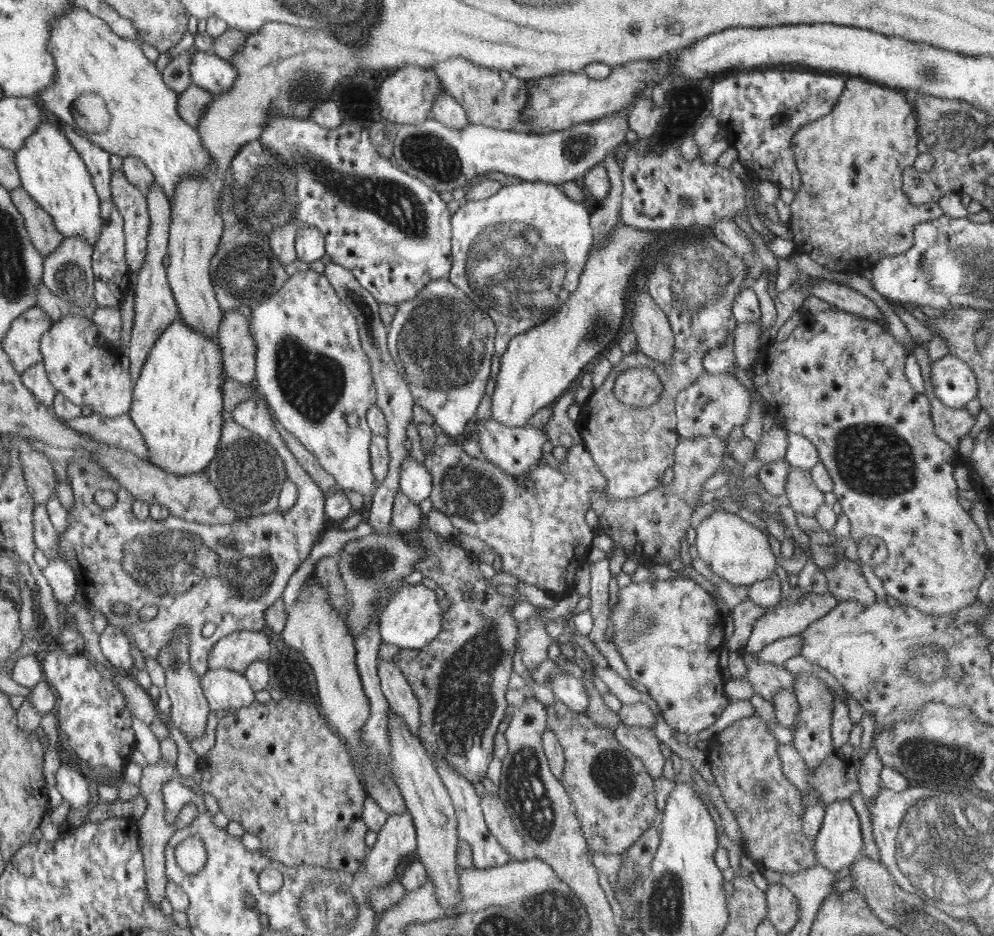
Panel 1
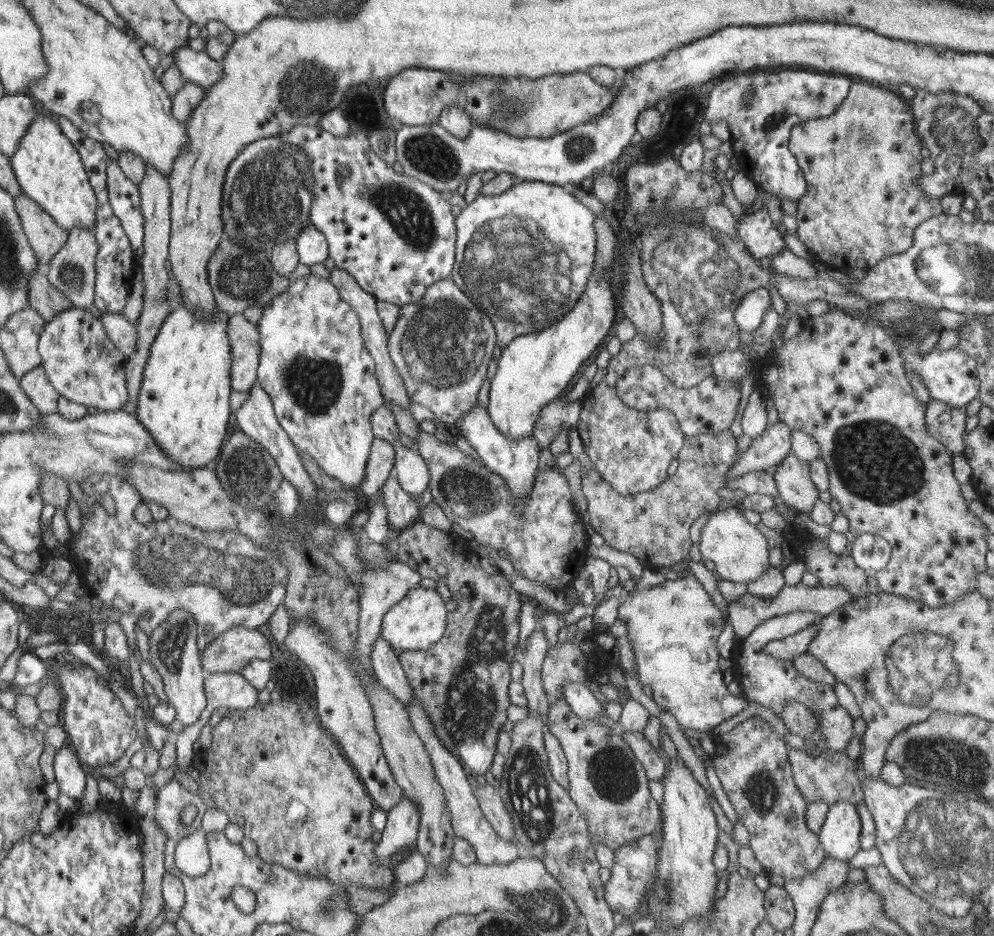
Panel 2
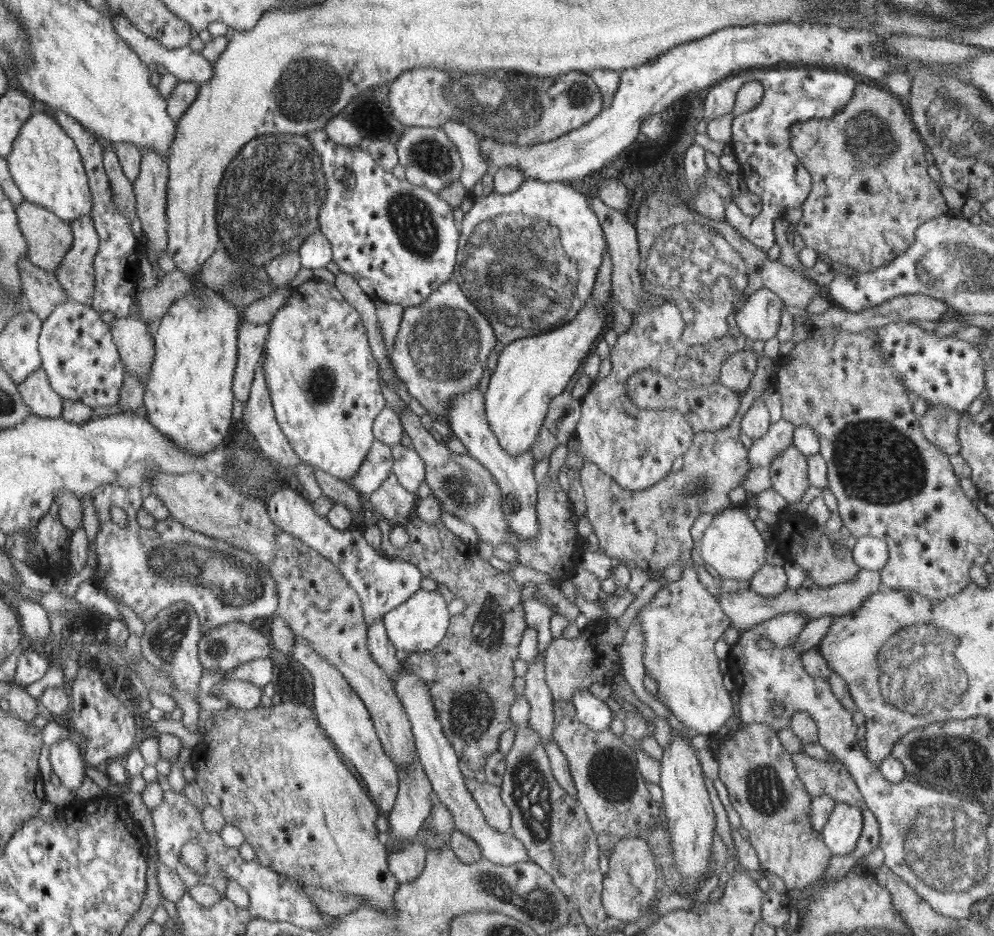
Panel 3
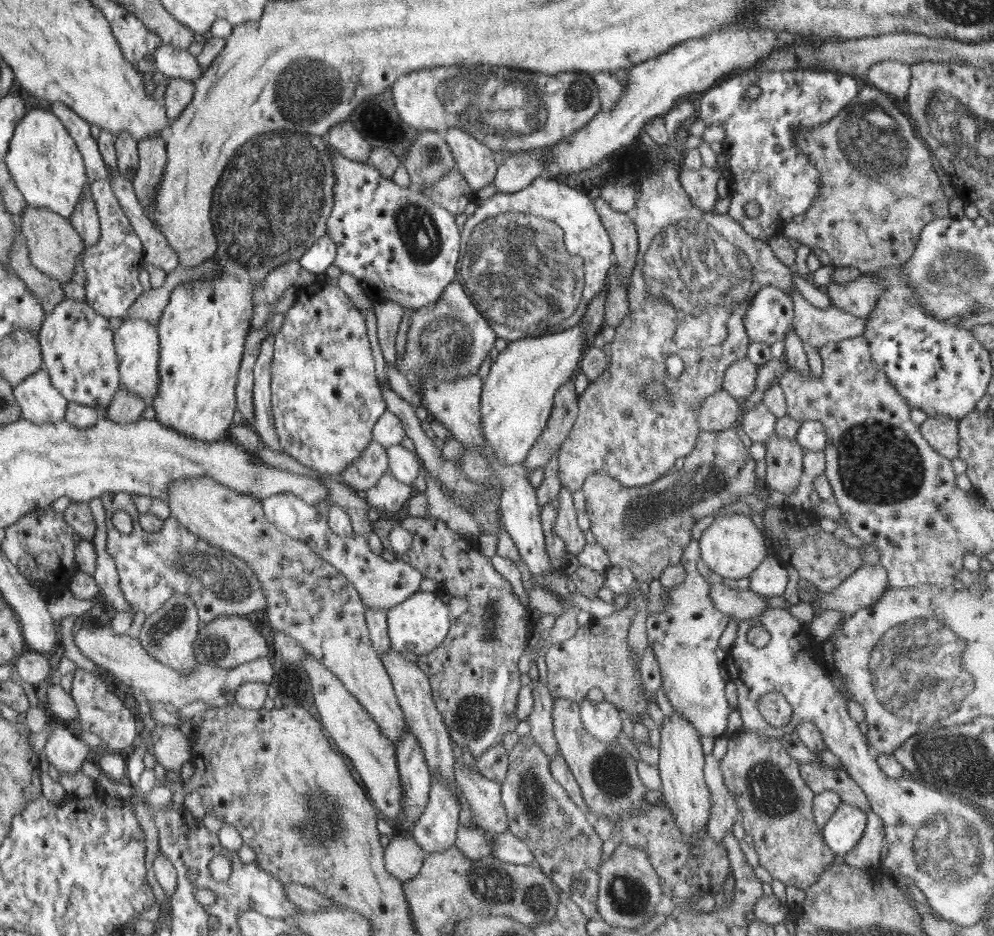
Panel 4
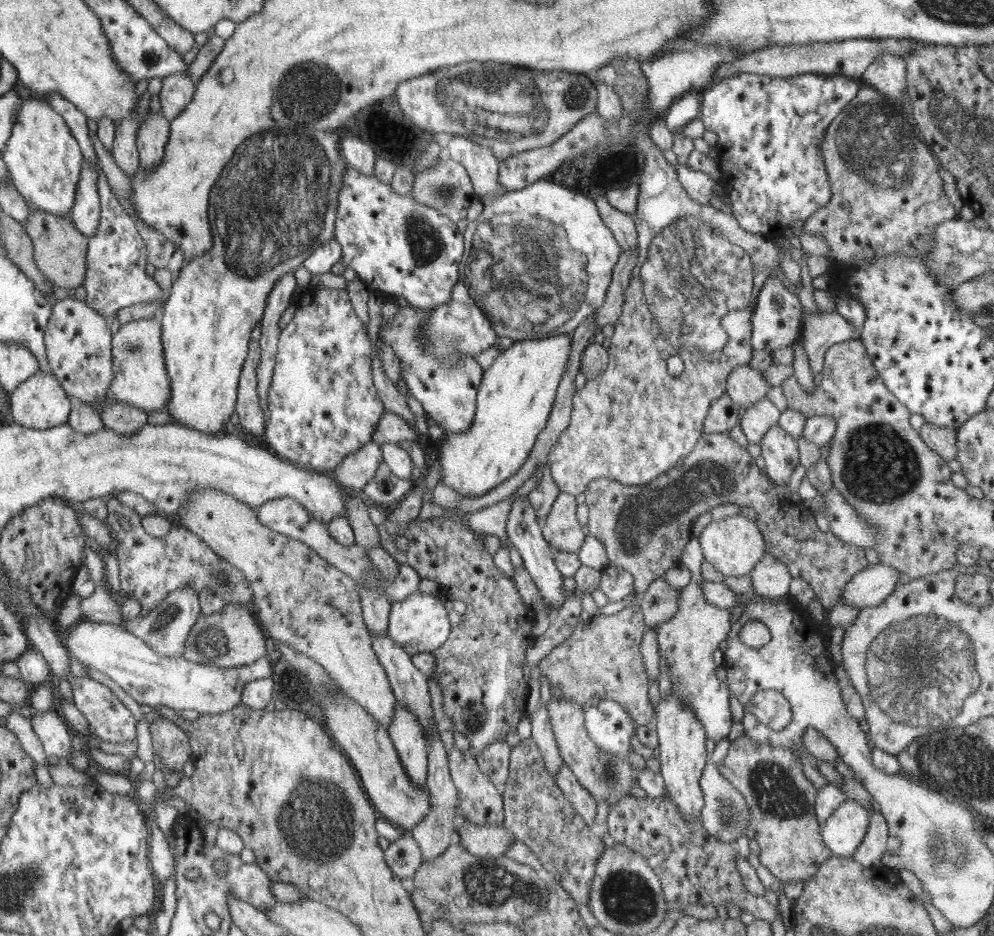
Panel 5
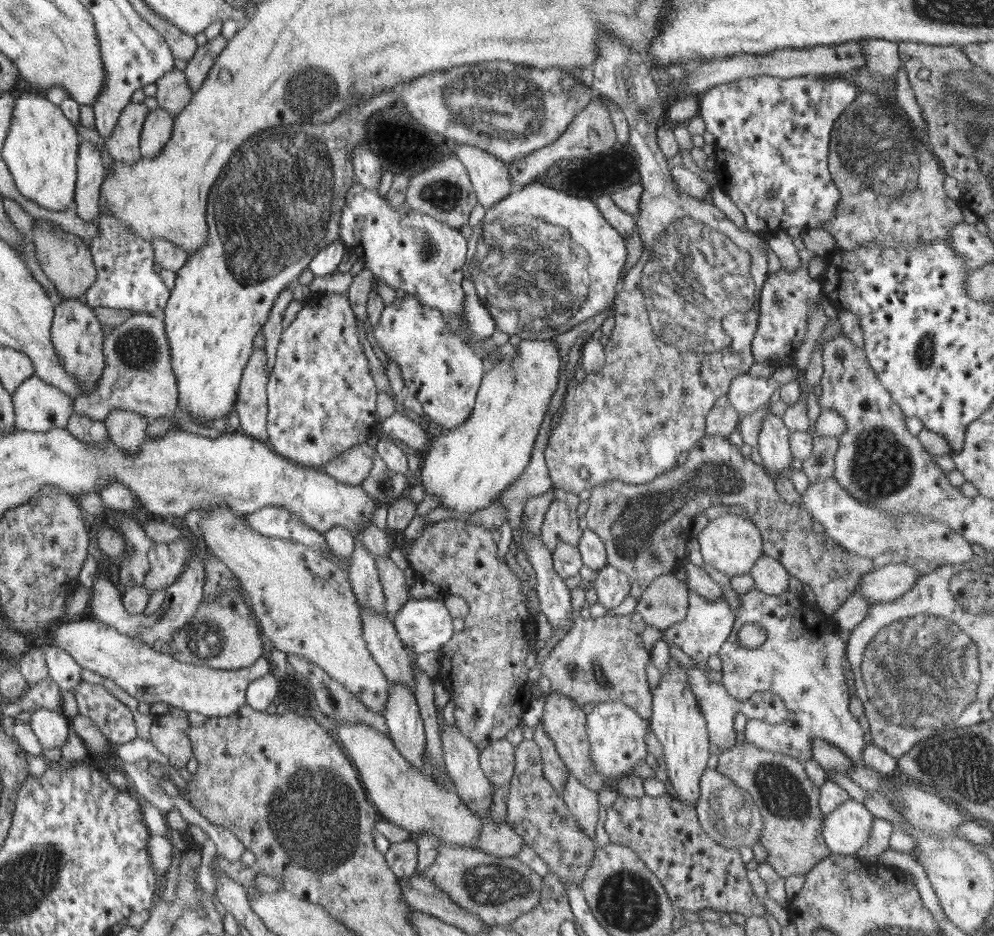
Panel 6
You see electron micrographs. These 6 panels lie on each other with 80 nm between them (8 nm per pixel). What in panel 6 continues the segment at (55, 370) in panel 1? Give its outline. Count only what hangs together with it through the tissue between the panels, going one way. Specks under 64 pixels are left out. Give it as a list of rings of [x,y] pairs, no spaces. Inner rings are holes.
[[[66,299],[59,302],[54,317],[53,327],[50,328],[53,344],[61,363],[67,373],[76,375],[84,395],[91,395],[99,387],[99,380],[105,367],[102,352],[103,342],[106,340],[104,326],[100,324],[92,308],[79,302],[78,299]]]

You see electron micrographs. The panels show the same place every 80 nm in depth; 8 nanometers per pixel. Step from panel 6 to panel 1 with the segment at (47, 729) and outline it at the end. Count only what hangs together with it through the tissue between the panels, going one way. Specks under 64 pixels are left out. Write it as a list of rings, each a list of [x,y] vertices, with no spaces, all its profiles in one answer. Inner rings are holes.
[[[63,758],[62,765],[60,768],[58,768],[58,772],[56,772],[56,781],[56,788],[62,795],[63,801],[69,804],[70,809],[82,810],[82,808],[88,805],[91,797],[90,791],[88,791],[90,784],[86,773],[82,773],[79,767],[74,768],[72,766],[68,766],[68,764],[65,763],[65,759]]]

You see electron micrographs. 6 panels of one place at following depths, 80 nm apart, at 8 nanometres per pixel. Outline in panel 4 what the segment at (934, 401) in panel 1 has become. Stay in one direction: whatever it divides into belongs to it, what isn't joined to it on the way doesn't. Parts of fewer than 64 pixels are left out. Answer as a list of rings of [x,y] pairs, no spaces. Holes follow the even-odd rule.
[[[928,416],[919,425],[926,442],[942,456],[953,459],[959,456],[959,424],[949,416]]]

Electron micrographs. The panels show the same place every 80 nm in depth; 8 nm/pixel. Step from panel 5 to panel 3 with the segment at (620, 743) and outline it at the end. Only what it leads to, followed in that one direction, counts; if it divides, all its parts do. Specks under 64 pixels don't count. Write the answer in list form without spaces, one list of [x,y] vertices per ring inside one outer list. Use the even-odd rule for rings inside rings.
[[[586,688],[579,690],[571,699],[577,708],[578,716],[582,716],[585,723],[597,732],[610,731],[612,722],[612,710],[606,701],[594,697]]]

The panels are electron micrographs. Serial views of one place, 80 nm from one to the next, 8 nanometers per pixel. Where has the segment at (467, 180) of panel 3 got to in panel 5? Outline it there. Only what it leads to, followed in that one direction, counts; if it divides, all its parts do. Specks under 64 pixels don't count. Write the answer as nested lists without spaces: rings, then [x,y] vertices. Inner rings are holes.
[[[455,133],[448,142],[448,150],[450,158],[466,169],[477,198],[486,201],[496,197],[498,192],[502,193],[503,186],[499,181],[500,160],[491,148]]]

